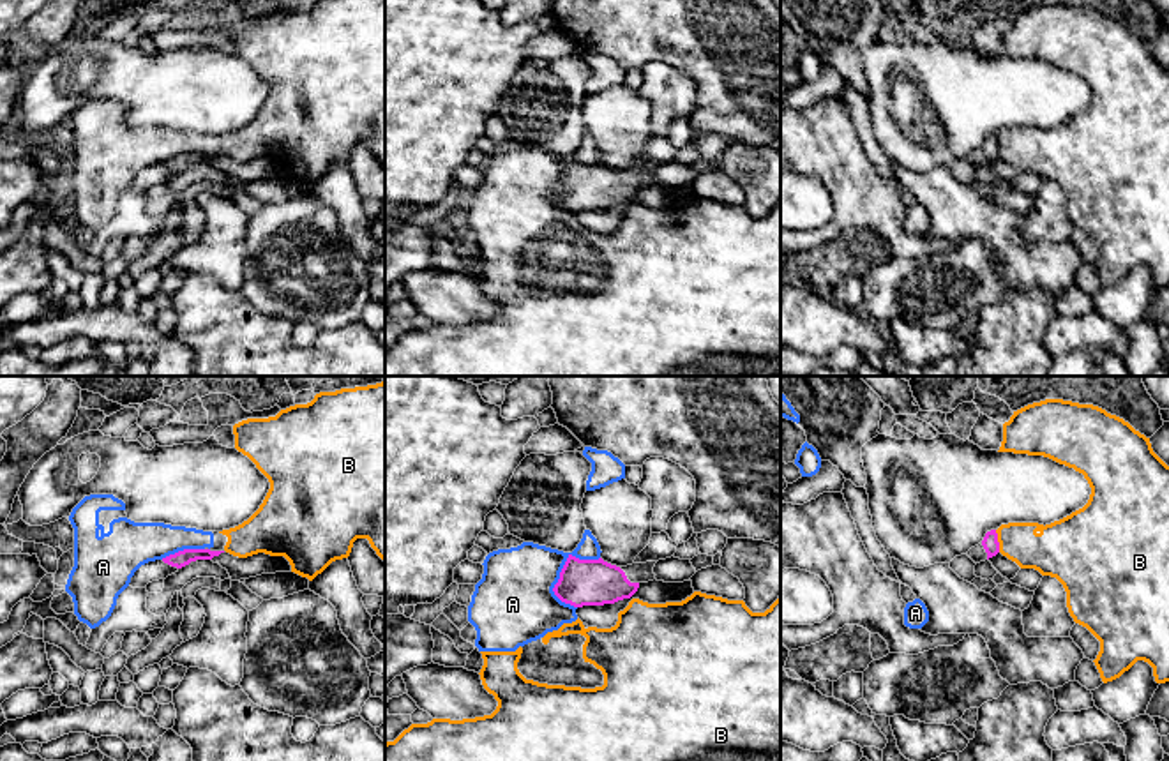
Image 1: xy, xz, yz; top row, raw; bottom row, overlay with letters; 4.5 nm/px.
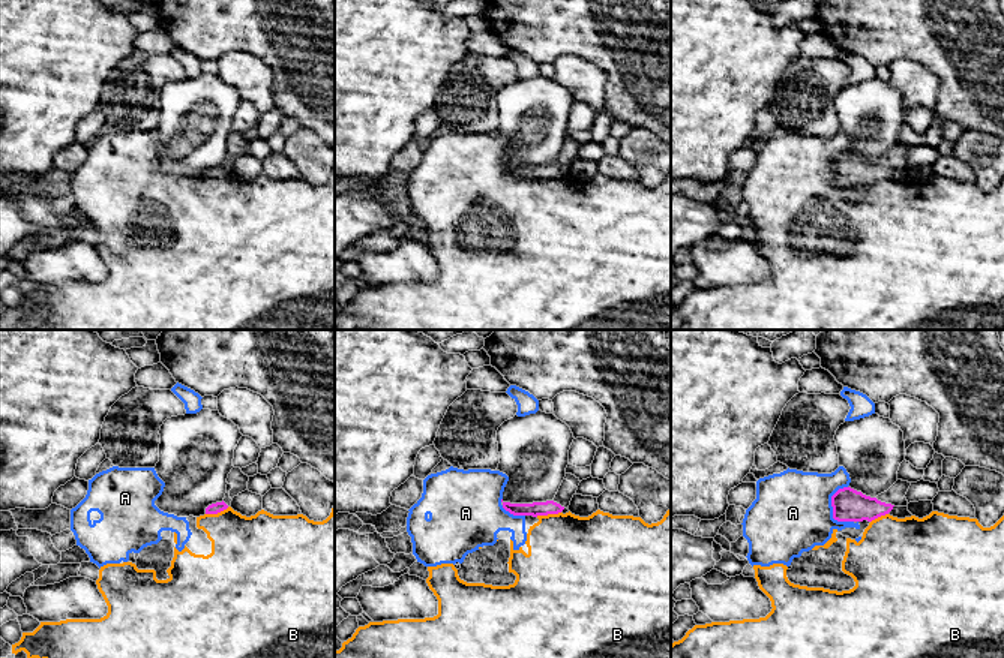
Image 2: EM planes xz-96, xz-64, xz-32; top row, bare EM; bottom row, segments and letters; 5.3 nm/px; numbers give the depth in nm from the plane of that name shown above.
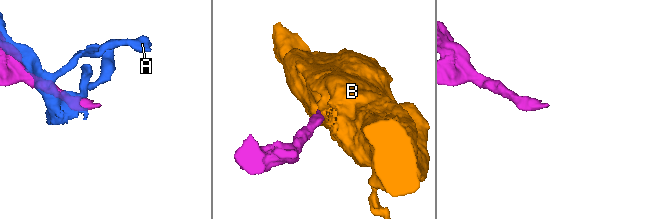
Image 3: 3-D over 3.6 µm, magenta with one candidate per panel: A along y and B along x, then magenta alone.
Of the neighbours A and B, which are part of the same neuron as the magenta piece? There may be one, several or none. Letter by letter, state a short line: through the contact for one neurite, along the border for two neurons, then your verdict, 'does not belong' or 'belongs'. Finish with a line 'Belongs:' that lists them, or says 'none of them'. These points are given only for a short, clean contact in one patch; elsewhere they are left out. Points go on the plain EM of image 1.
A: does not belong
B: yz (995, 135), (1000, 156) | does not belong
Belongs: none of them

